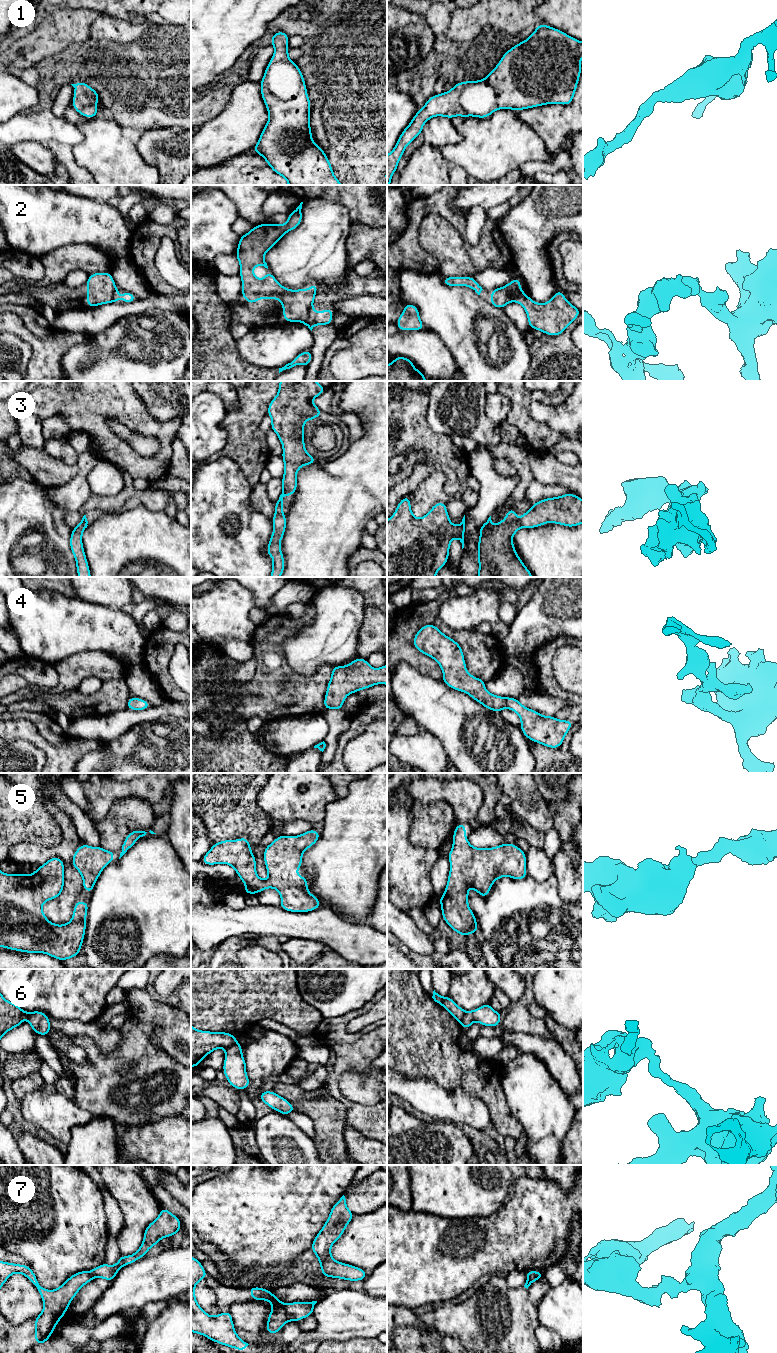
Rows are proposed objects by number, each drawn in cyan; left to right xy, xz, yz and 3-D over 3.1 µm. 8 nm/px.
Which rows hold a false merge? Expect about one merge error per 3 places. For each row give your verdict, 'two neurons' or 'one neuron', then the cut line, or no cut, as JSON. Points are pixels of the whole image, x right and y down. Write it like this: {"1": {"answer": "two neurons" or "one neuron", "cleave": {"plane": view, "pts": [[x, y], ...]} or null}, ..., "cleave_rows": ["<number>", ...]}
{"1": {"answer": "one neuron", "cleave": null}, "2": {"answer": "two neurons", "cleave": {"plane": "xz", "pts": [[311, 306], [308, 318], [304, 323]]}}, "3": {"answer": "one neuron", "cleave": null}, "4": {"answer": "one neuron", "cleave": null}, "5": {"answer": "one neuron", "cleave": null}, "6": {"answer": "two neurons", "cleave": {"plane": "xz", "pts": [[236, 1042], [224, 1049]]}}, "7": {"answer": "two neurons", "cleave": {"plane": "xz", "pts": [[284, 1304], [287, 1316], [290, 1319]]}}, "cleave_rows": ["2", "6", "7"]}

